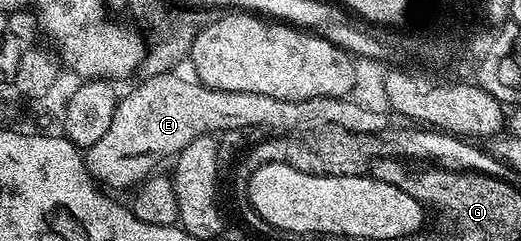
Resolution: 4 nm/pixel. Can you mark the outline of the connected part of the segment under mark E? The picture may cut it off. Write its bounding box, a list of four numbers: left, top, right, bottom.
[85,71,389,187]

